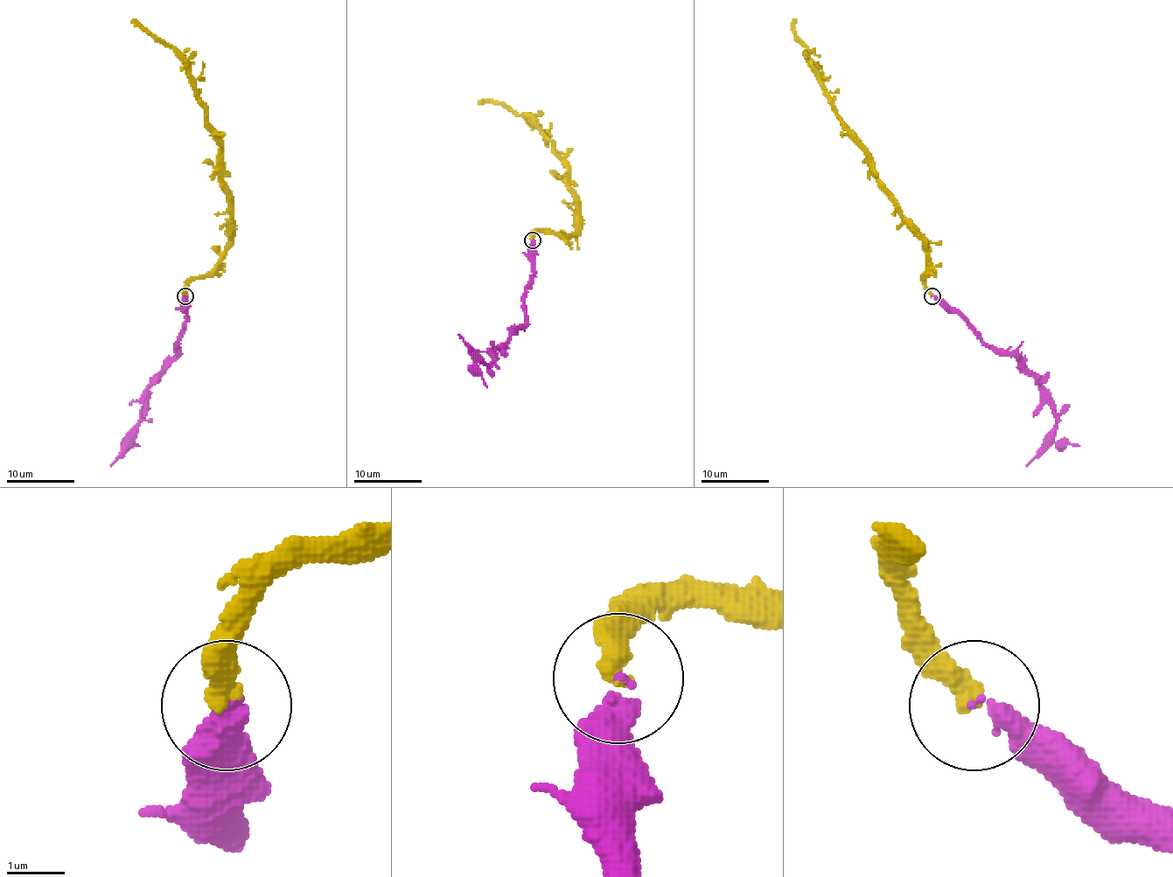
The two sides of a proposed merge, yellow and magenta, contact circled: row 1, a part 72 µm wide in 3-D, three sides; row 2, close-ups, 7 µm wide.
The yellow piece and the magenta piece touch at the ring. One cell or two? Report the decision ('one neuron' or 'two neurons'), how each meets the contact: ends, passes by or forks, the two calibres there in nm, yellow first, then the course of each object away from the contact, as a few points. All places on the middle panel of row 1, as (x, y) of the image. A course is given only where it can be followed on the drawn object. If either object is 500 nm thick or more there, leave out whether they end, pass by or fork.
one neuron; yellow ends there; magenta ends there; 400 nm thick on the yellow side, 320 nm on the other; yellow runs (533, 240), (538, 232), (576, 230), (577, 201), (570, 170), (527, 118), (500, 104), (478, 104); magenta runs (533, 240), (533, 278), (524, 294), (524, 323), (495, 351), (488, 363), (457, 334)

